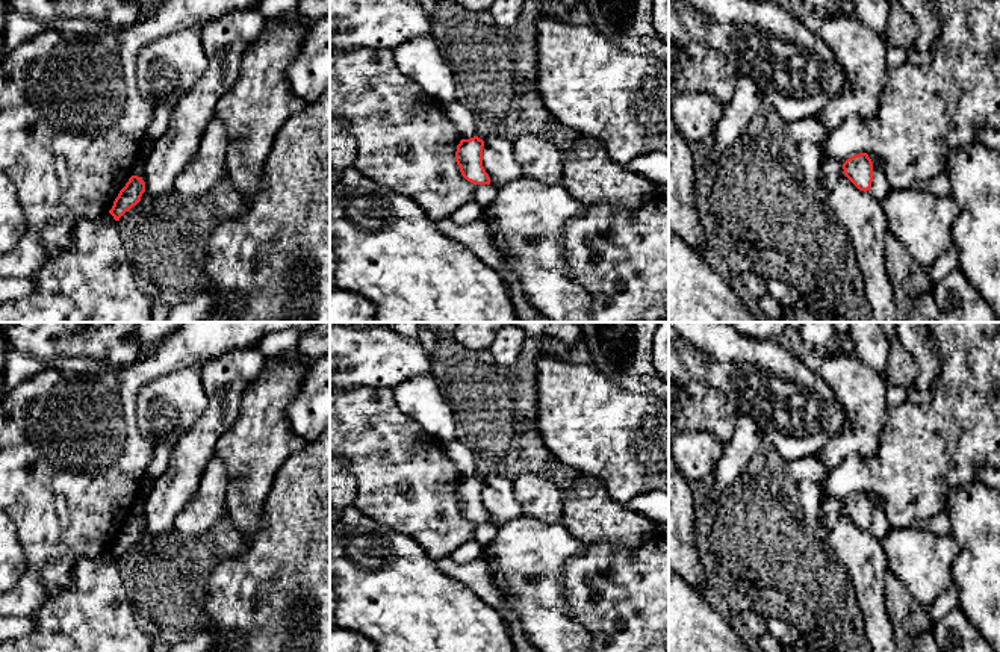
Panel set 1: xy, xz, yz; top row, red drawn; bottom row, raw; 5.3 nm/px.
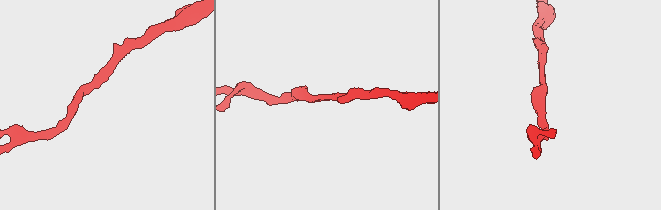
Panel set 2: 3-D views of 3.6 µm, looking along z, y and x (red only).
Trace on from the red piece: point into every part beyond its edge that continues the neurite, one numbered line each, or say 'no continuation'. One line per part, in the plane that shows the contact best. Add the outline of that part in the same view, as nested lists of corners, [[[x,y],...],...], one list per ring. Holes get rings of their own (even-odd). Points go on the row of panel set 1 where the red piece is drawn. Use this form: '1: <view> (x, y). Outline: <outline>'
no continuation

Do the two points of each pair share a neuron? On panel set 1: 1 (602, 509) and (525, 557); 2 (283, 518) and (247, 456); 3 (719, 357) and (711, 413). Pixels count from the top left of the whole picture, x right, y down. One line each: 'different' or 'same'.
1: different
2: different
3: different

